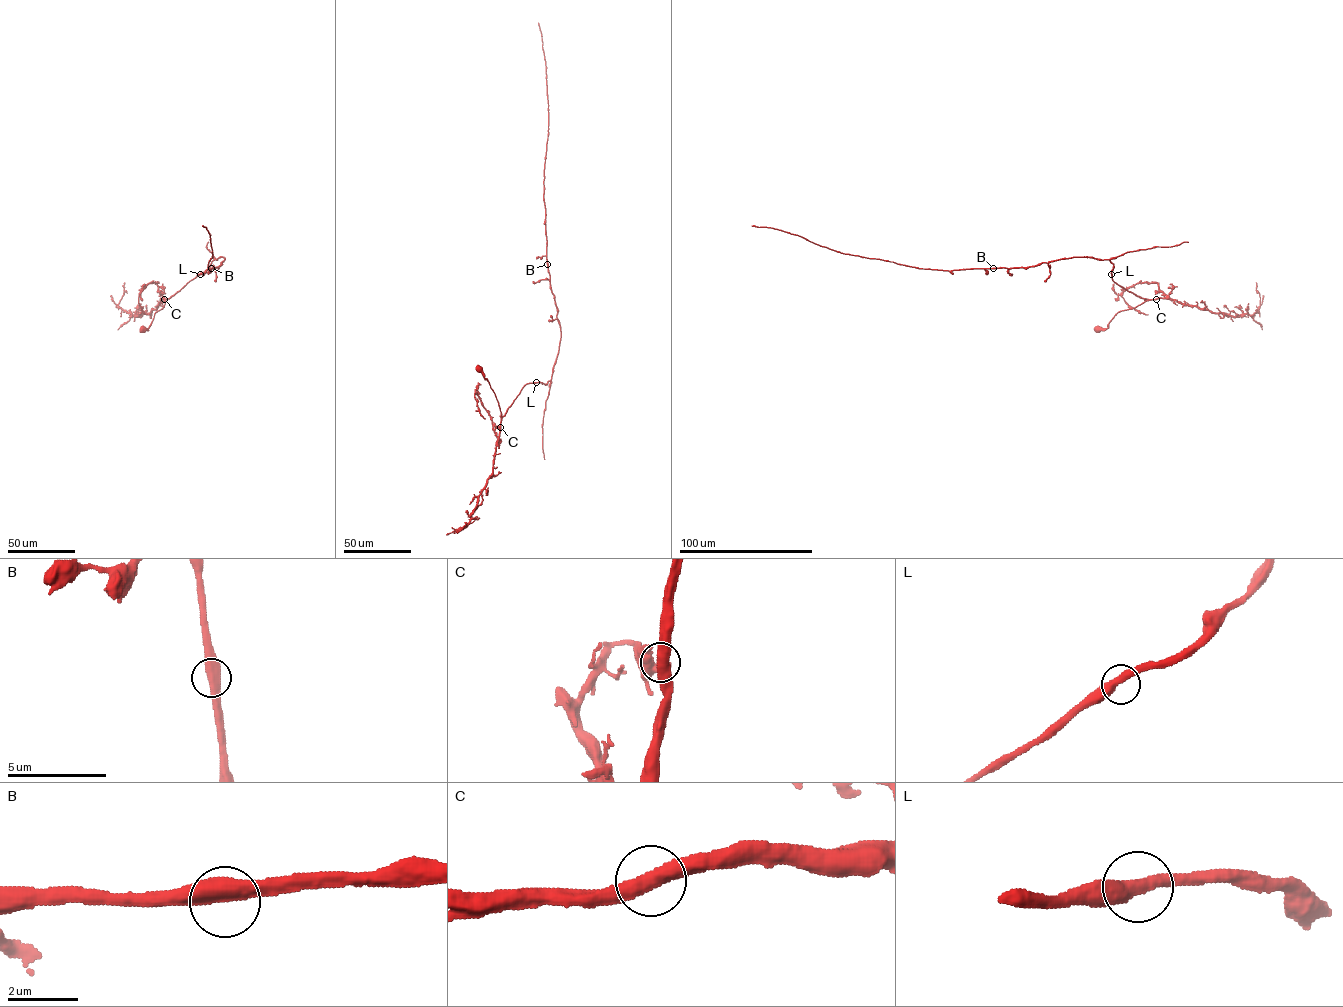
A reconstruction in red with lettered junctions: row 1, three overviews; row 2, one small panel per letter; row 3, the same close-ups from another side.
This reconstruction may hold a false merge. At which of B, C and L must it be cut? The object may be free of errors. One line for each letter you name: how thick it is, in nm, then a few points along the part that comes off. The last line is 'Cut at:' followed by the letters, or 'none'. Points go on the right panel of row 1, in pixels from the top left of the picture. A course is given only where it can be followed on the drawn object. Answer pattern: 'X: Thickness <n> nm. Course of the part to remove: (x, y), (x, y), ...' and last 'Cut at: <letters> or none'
Cut at: none

